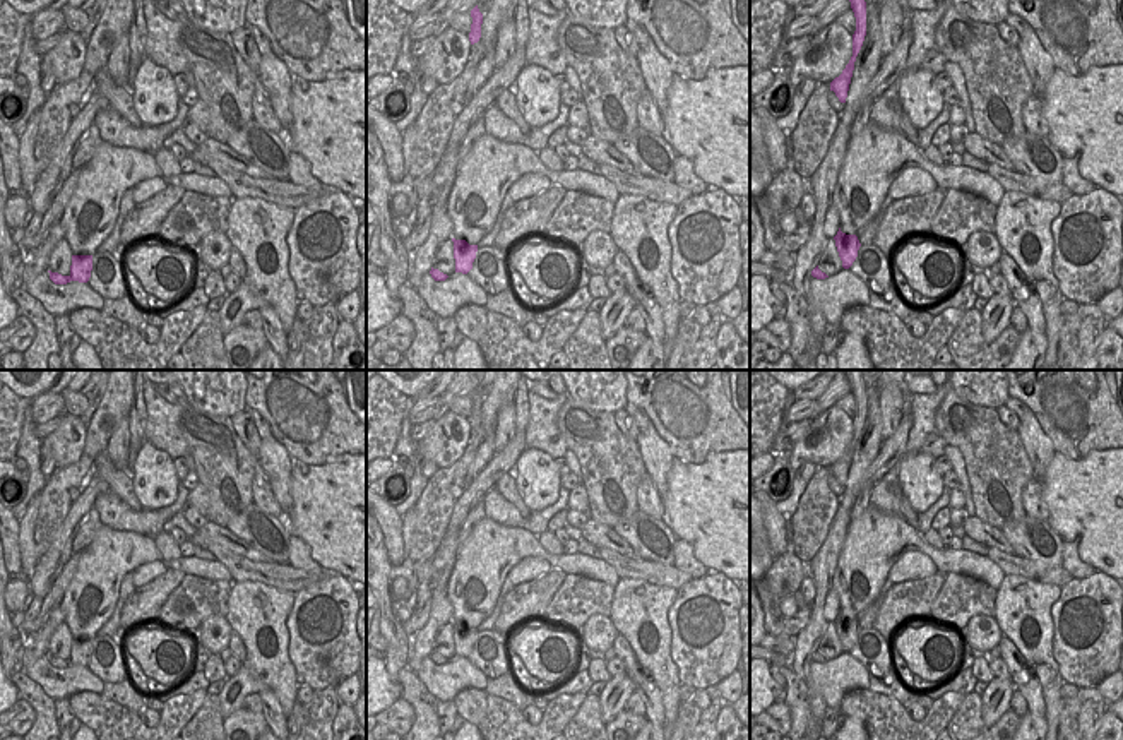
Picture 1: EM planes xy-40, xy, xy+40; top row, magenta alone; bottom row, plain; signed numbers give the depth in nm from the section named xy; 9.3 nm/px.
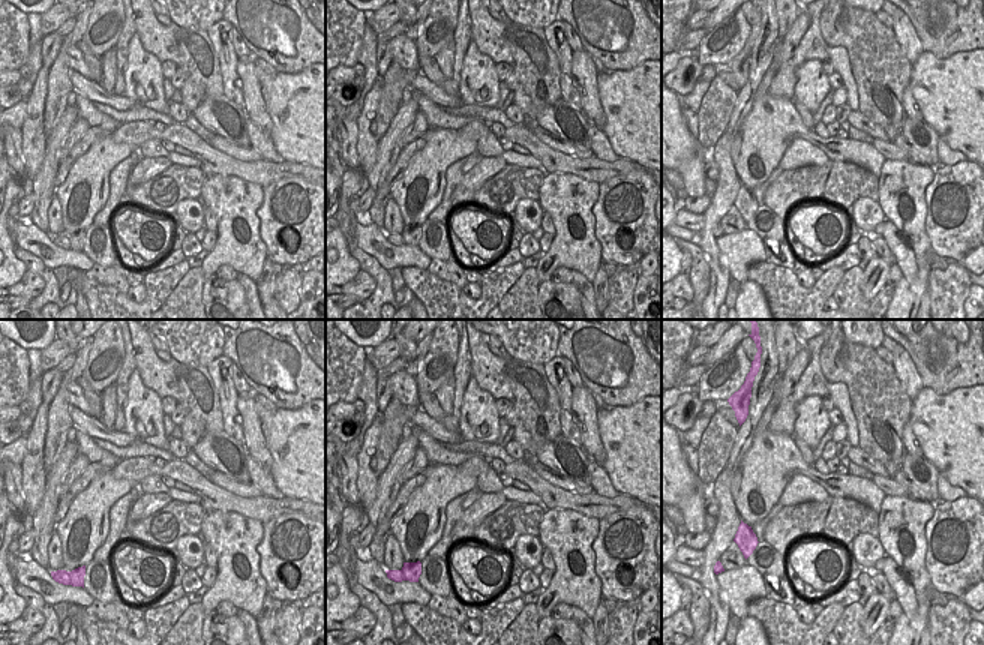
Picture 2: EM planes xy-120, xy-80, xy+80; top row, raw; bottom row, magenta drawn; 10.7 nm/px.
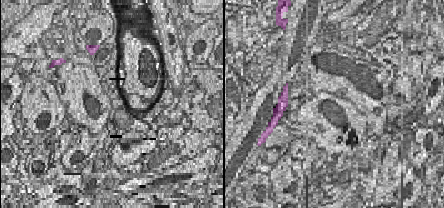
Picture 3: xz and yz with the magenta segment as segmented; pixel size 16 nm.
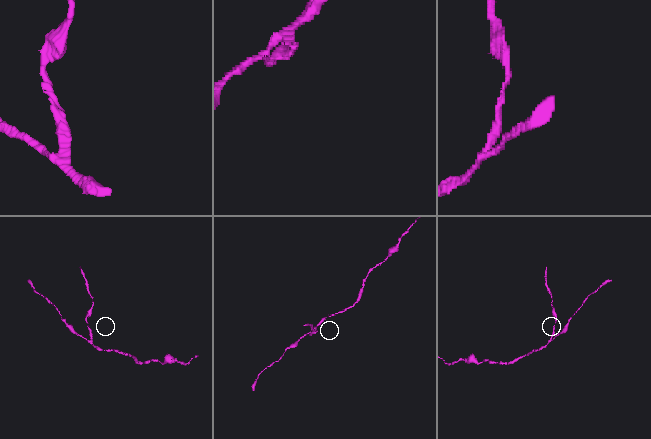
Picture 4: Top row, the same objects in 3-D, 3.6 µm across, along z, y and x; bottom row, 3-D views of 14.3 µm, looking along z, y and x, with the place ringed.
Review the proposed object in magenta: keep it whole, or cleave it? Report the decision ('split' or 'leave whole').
split

